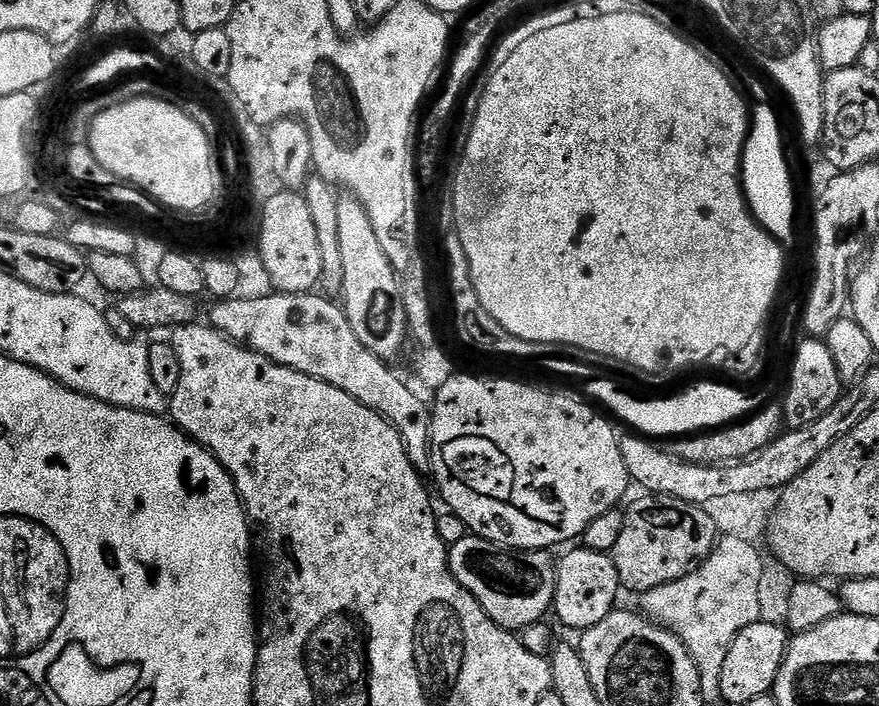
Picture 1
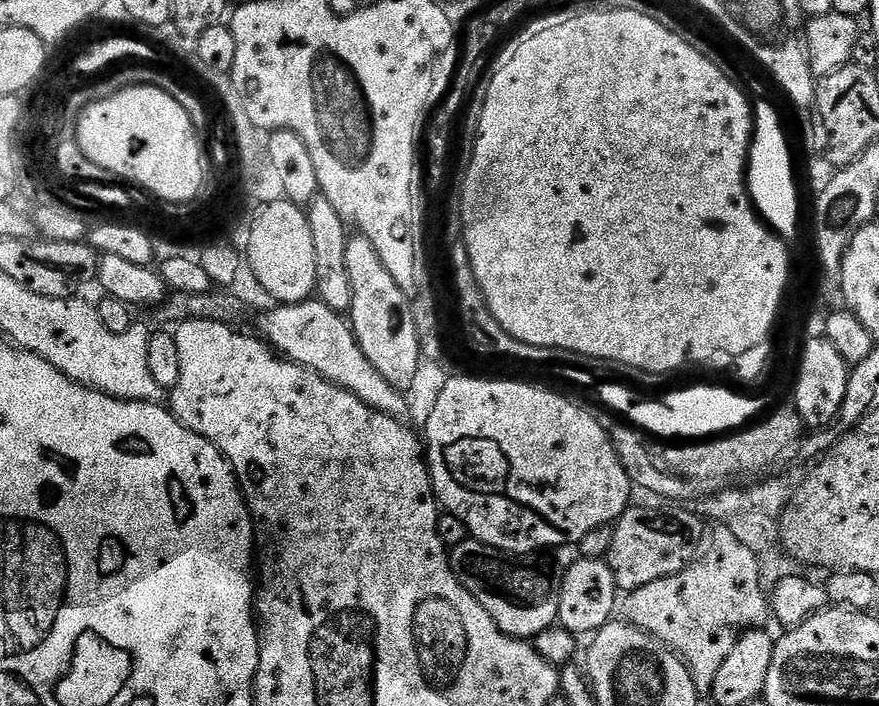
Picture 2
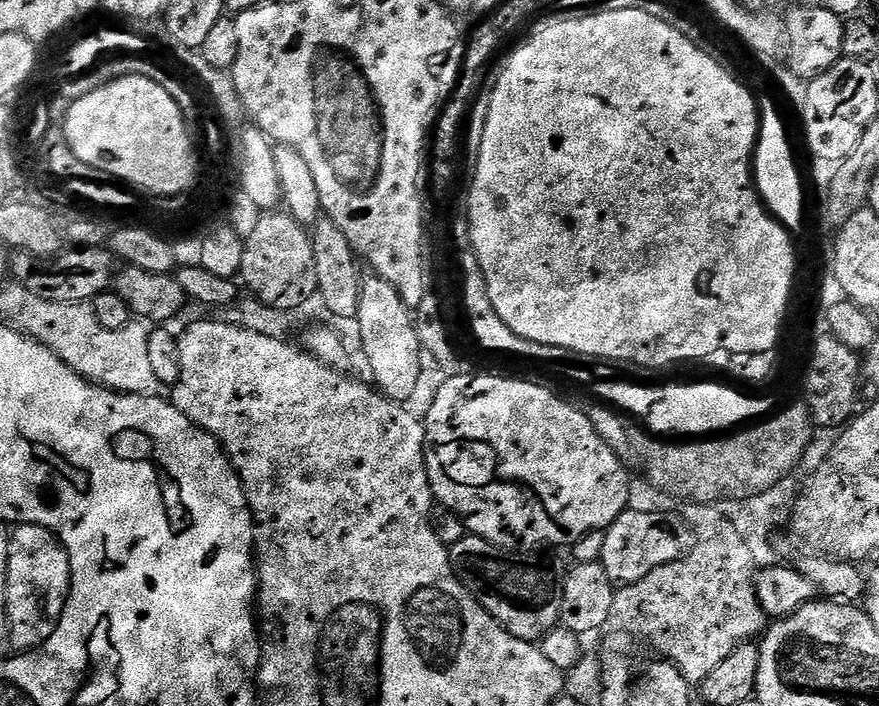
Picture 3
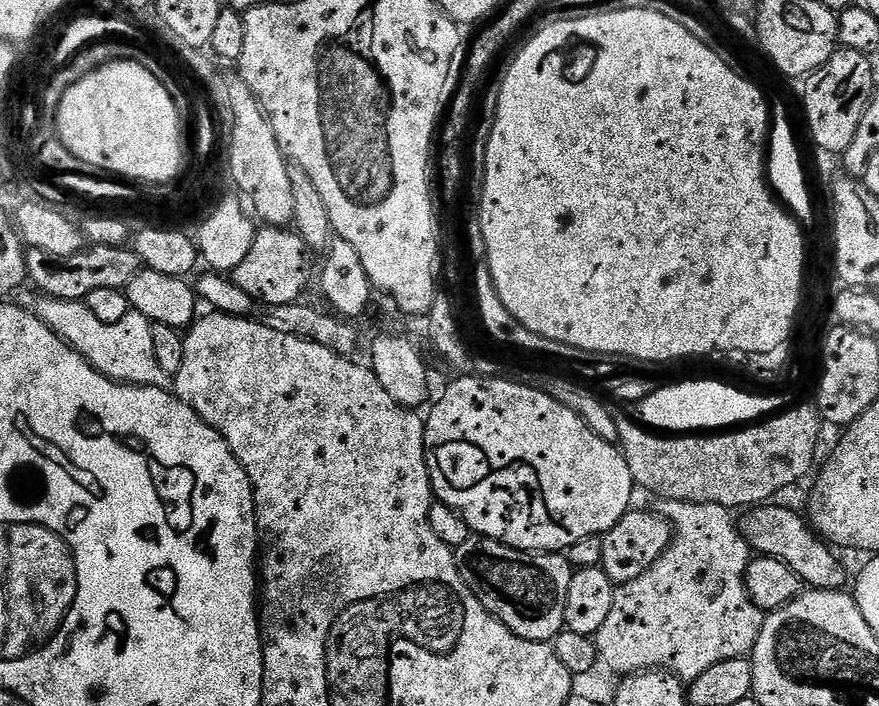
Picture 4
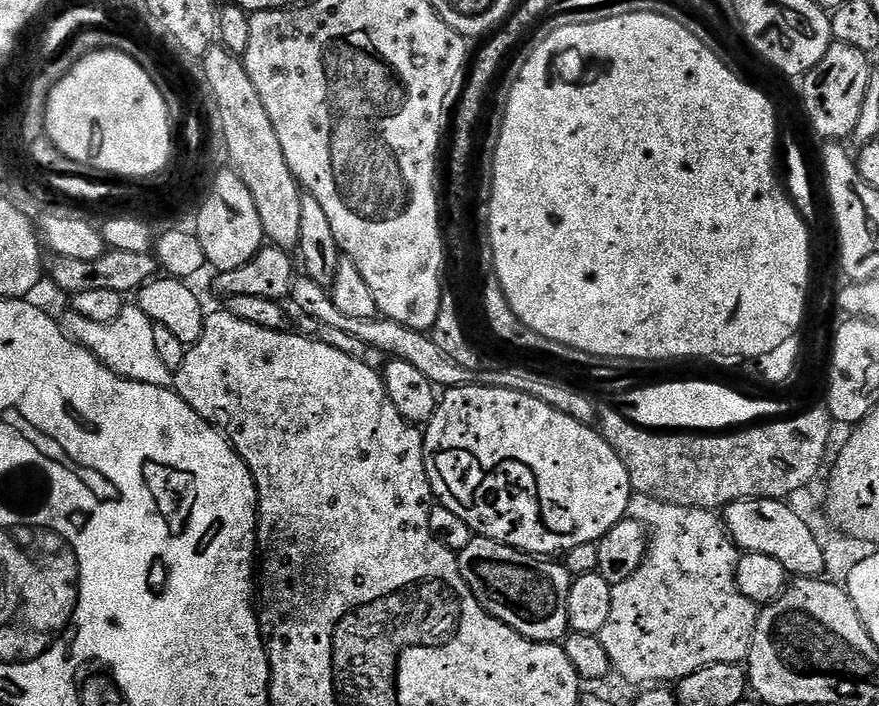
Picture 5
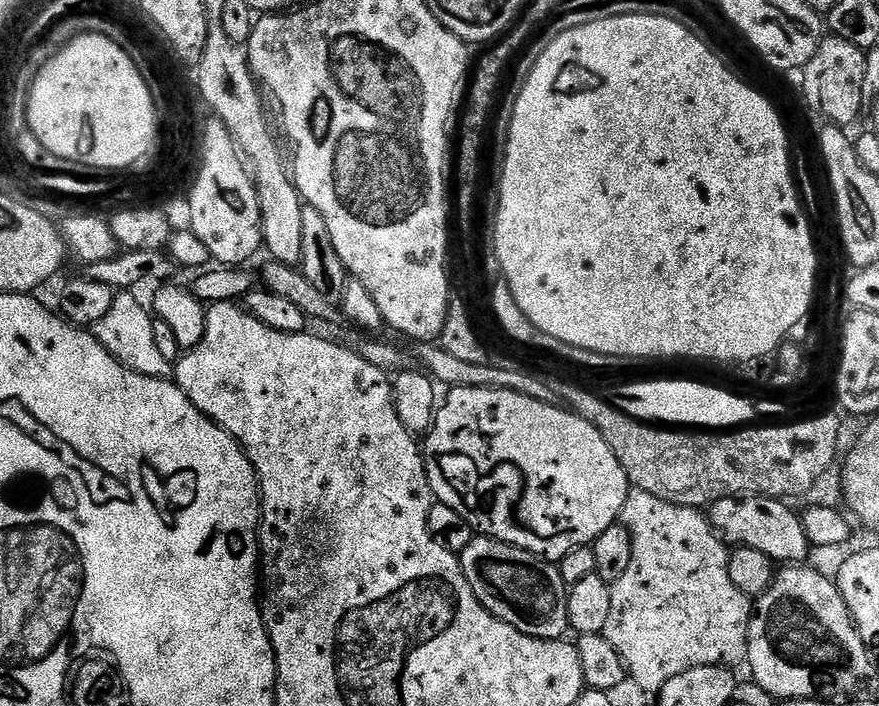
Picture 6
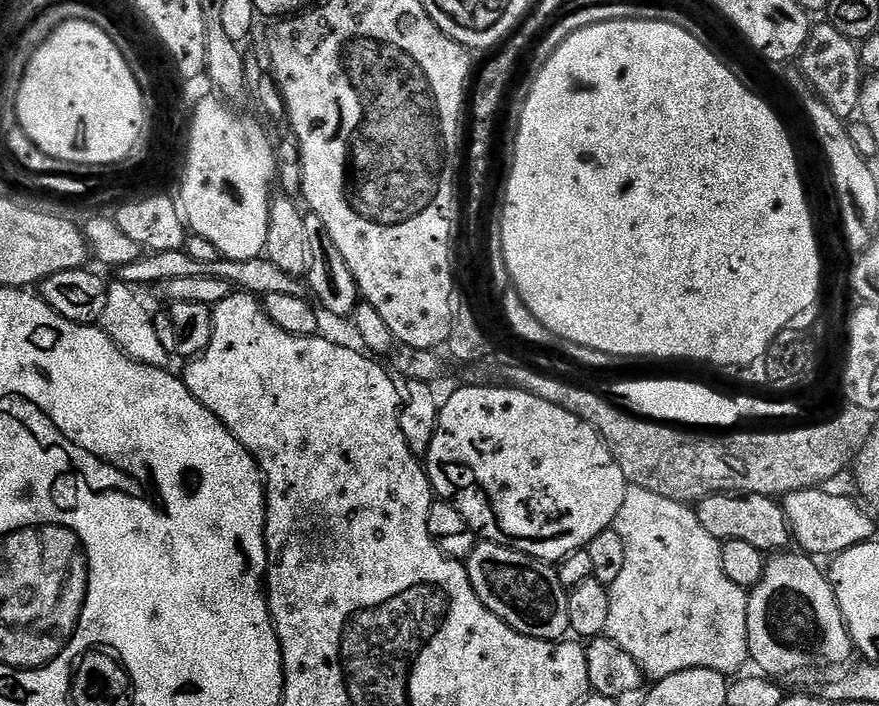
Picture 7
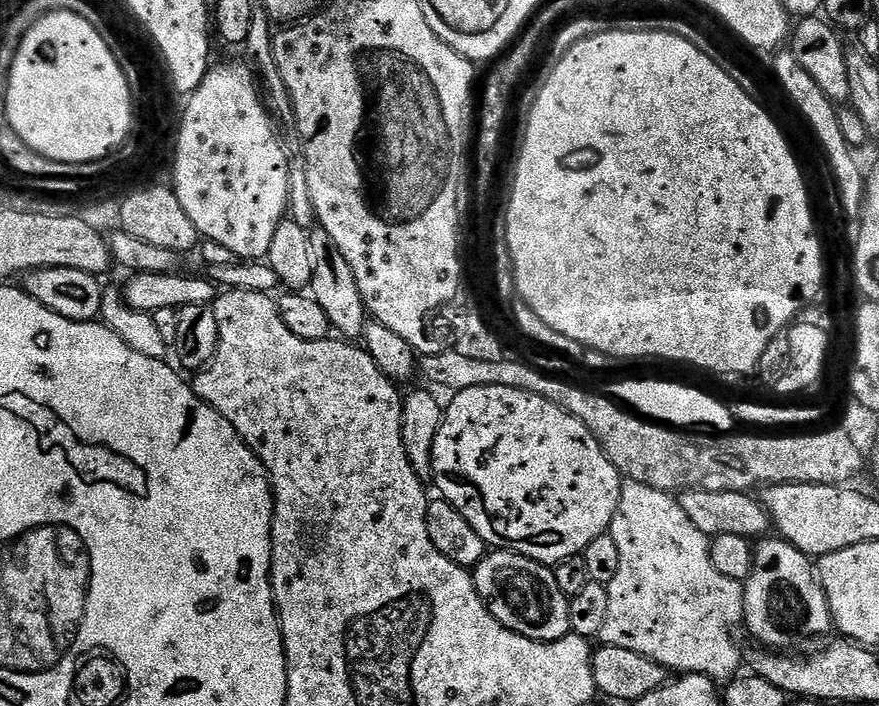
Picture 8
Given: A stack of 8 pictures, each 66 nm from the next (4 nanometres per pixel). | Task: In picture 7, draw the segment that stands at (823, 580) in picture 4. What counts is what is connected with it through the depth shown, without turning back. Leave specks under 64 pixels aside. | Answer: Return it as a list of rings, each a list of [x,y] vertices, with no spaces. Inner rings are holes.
[[[714,492],[705,495],[704,499],[695,505],[695,509],[698,522],[702,522],[702,527],[709,534],[714,534],[718,541],[750,542],[750,546],[758,546],[758,550],[765,554],[775,554],[789,547],[788,519],[779,499],[753,492]]]

